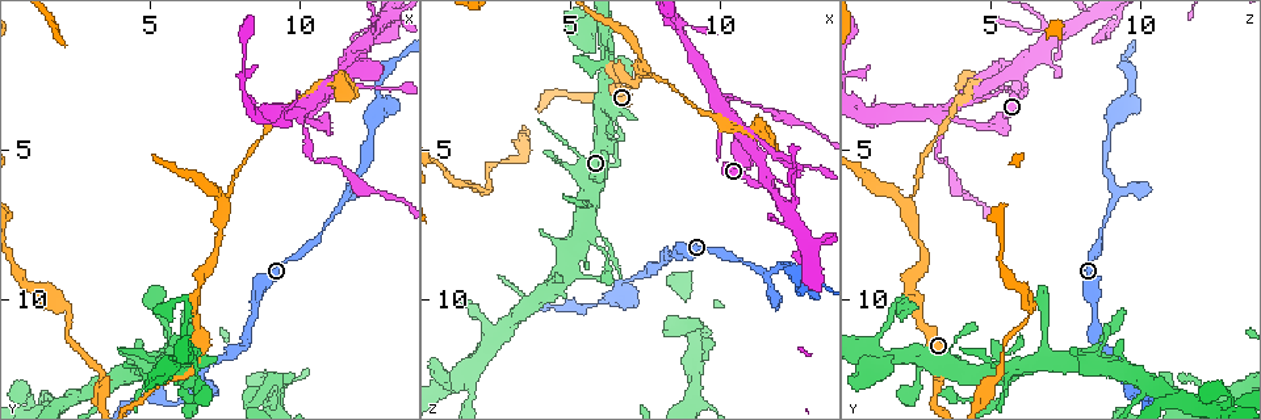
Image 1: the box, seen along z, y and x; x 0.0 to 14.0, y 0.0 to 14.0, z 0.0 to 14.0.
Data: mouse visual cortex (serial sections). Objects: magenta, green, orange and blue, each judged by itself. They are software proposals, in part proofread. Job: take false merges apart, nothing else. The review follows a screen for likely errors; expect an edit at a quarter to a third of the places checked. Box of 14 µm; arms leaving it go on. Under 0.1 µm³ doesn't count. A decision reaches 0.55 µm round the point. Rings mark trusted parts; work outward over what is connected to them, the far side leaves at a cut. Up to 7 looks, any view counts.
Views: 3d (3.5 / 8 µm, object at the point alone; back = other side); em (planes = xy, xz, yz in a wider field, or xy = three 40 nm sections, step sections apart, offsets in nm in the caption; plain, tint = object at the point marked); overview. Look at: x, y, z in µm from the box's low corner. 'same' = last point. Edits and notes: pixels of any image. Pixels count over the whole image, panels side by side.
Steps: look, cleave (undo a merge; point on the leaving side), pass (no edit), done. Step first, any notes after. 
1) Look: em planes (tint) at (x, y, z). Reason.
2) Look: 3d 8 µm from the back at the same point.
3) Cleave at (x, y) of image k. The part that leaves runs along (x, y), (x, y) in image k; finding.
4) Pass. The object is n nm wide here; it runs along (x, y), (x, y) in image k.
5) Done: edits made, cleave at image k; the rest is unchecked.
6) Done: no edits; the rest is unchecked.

Look: 3d 3.5 µm at (7.5, 7.1, 2.4). Two arms in line, one across.

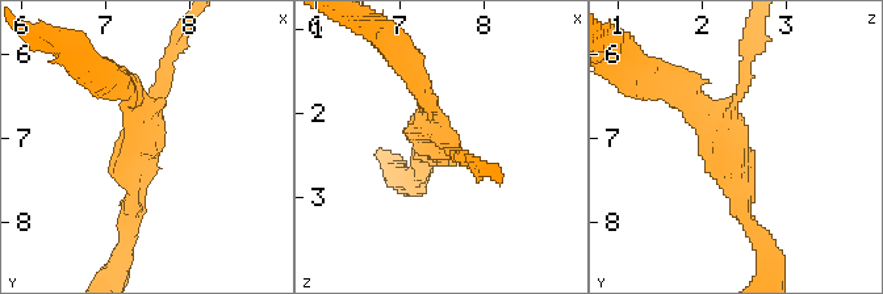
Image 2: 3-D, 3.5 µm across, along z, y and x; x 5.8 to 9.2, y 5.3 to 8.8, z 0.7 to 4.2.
Look: em xy step 1 (tint) at (7.50, 7.10, 2.30). 3 arms meet here; the arms are 150, 200, 200 nm wide; now the EM.

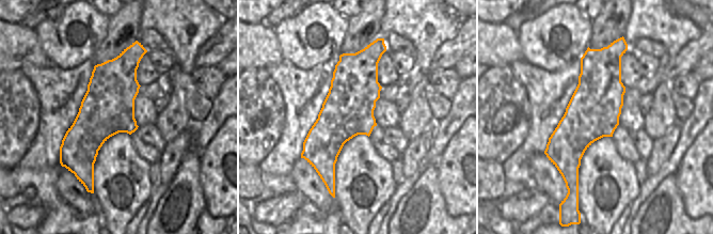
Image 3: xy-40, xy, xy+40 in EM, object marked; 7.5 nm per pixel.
Pass. The object is 380 nm wide here; it runs along (128, 226), (132, 156), (164, 64) in image 2; all the same cell.

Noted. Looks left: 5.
Look: 3d 3.5 µm at (3.5, 13.2, 10.1). Branch point.

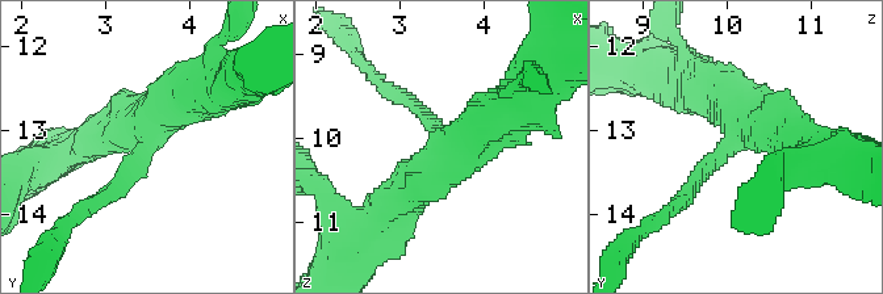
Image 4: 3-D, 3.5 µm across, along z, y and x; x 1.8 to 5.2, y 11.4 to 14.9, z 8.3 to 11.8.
Look: em xy step 1 (tint) at (3.50, 13.15, 10.10). 3 arms meet here; the arms are 150, 450, 600 nm wide.

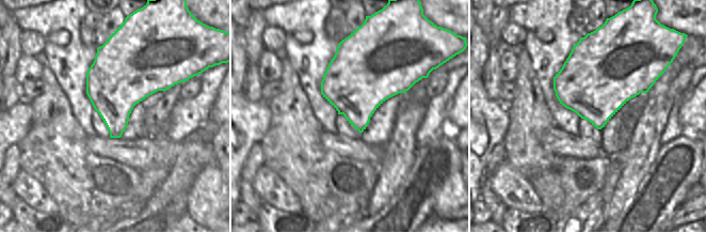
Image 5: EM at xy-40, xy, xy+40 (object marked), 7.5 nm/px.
Cleave at (104, 198) of image 4. The part that leaves runs along (129, 177), (84, 209), (72, 205) in image 4; two cells meet here.

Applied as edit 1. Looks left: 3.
Look: 3d 8 µm from the back at (10.7, 3.1, 4.5). Abrupt turn.

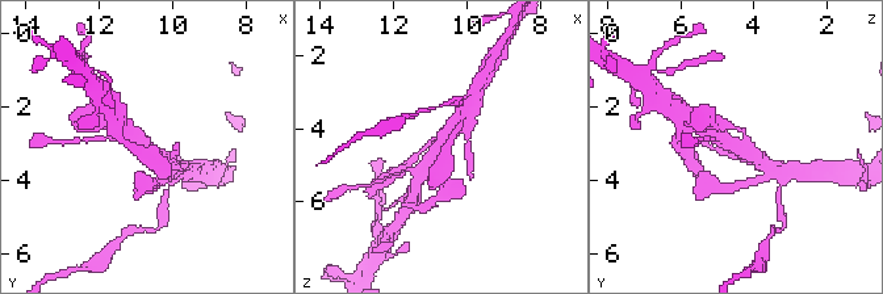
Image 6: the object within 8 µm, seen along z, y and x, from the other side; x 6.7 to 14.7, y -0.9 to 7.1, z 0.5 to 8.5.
Look: 3d 3.5 µm at (10.7, 3.2, 4.4). Zoom in.

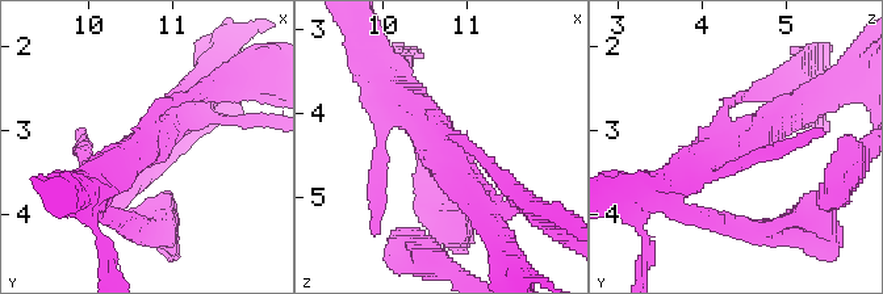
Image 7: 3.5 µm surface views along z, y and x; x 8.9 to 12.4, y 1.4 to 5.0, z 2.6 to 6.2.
Look: em xy step 2 (tint) at (10.75, 3.15, 4.45). 3 arms meet here; the arms are 150, 350, 400 nm wide; shape alone is not enough.

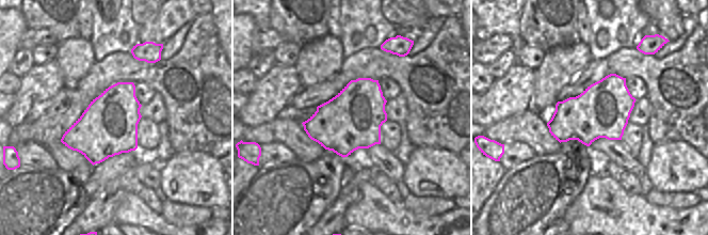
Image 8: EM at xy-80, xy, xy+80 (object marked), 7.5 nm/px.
Pass. It runs along (484, 211), (435, 127), (394, 88) in image 7; continuous, no second cell.

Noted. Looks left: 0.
Done: edits made, cleave at image 4; the rest is unchecked.

